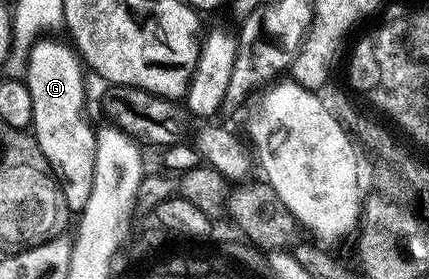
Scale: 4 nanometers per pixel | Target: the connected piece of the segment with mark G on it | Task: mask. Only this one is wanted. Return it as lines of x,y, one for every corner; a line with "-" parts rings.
42,39
33,46
23,80
31,91
33,138
39,143
47,163
53,168
64,208
79,211
87,207
87,199
91,199
91,183
95,179
97,134
94,126
89,126
89,121
85,118
87,73
83,62
72,44
64,40
53,40
57,39

